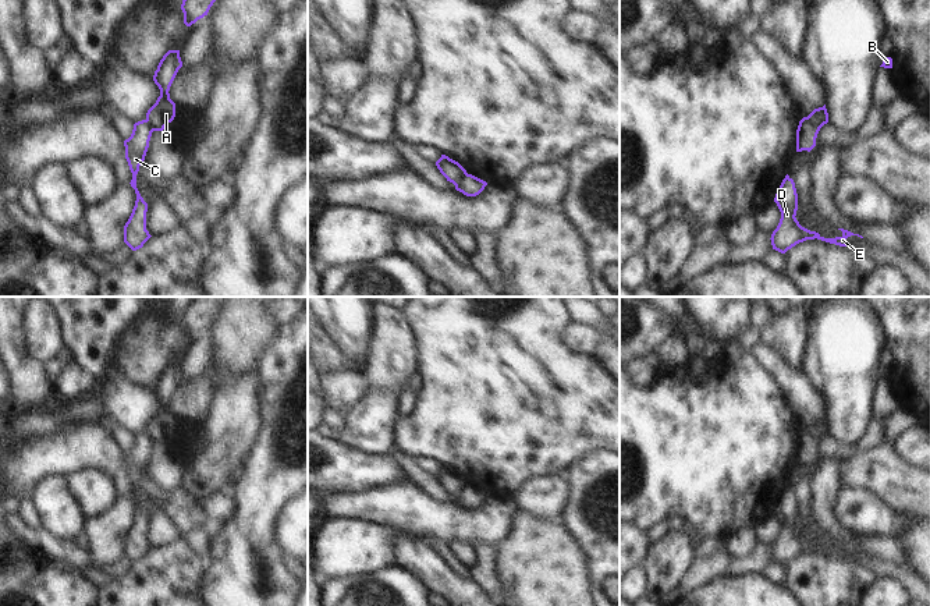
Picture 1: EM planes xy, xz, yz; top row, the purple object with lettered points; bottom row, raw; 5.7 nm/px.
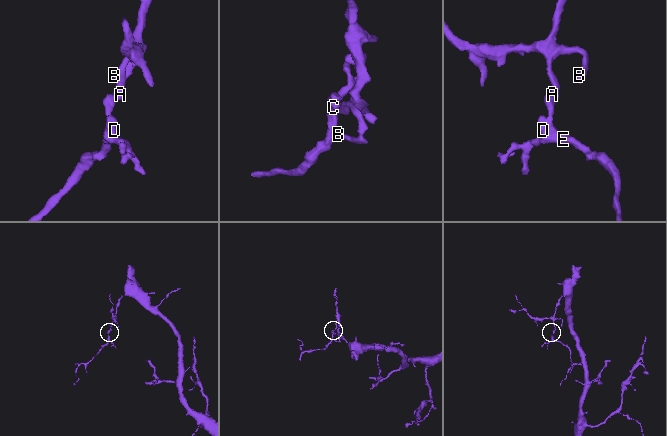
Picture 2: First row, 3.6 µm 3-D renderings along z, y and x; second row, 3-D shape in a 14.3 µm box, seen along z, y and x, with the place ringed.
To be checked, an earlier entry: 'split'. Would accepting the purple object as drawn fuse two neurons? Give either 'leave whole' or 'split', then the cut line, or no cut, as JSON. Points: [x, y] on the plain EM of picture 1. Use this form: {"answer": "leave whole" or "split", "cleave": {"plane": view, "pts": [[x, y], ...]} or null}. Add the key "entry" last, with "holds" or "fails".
{"answer": "split", "cleave": {"plane": "yz", "pts": [[806, 429], [820, 439]]}, "entry": "holds"}

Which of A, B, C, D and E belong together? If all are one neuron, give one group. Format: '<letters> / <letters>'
A B / C D E

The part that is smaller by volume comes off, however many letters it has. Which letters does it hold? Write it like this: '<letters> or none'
C, D, E

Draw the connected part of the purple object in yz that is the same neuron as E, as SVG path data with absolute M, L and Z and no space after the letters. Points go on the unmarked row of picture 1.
M788 486L782 492L778 504L775 506L774 514L777 515L781 524L781 531L777 541L773 543L770 552L773 561L781 566L785 566L788 561L806 552L817 550L840 559L848 559L846 556L848 549L858 547L863 550L862 547L853 546L844 541L838 541L842 543L841 549L824 550L819 545L802 539L795 529L798 522L798 506L795 495Z

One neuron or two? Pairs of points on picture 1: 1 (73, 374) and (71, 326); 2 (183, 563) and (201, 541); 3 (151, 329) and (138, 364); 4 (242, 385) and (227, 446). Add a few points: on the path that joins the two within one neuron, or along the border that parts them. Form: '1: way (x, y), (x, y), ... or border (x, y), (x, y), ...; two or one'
1: border (71, 362), (84, 368), (98, 385); two
2: border (184, 538), (205, 562); two
3: way (151, 337), (142, 355); one
4: way (238, 400), (229, 431); one

